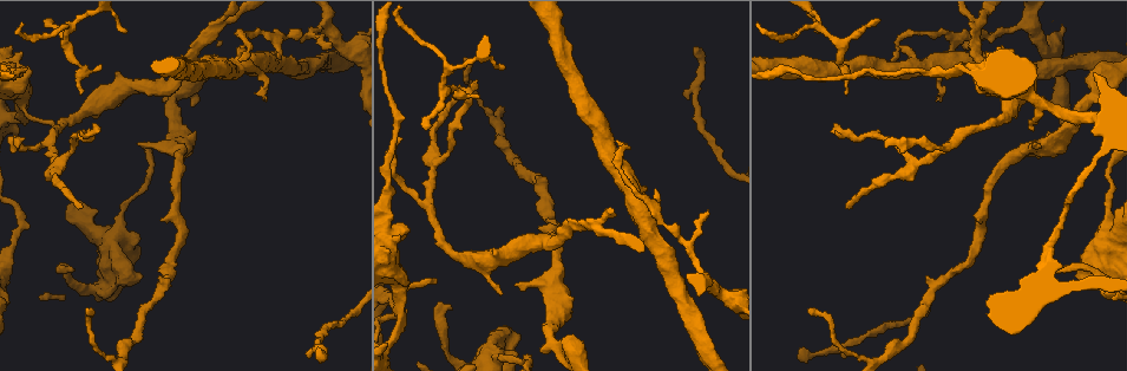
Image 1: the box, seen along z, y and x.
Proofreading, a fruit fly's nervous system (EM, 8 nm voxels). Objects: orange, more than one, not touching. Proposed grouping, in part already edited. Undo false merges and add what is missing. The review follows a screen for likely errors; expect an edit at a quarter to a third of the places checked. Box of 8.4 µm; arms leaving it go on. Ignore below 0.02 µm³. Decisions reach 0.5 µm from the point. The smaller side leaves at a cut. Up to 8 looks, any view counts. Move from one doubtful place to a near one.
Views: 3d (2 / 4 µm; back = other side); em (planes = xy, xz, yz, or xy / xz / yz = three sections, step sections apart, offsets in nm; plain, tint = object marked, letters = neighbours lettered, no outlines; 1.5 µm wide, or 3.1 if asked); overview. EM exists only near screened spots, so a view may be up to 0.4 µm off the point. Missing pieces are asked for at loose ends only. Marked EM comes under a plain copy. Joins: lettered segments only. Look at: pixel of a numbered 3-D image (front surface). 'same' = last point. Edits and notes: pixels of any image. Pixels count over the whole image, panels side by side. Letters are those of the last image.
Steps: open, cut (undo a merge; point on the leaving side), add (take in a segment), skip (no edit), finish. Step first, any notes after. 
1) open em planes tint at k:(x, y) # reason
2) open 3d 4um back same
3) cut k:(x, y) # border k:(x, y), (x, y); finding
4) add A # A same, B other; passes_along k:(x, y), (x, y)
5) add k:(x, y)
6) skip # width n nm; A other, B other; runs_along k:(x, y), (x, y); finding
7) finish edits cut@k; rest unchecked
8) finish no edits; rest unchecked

open 3d 2um at 1:(987, 54) # branch stops here

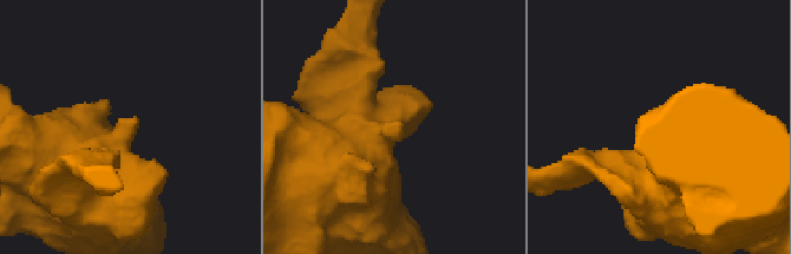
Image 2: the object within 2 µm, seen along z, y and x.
open em planes letters at 2:(138, 121) # shape alone is not enough

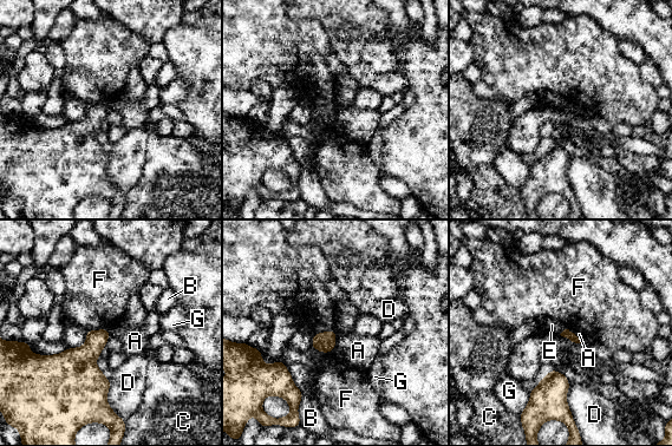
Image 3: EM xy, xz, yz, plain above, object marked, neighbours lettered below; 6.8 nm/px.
skip # A other, B other, C other, D other, E other, F other, G other; border 3:(565, 328), (560, 334); none of them fits

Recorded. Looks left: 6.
open 3d 2um at 1:(846, 95) # thin end

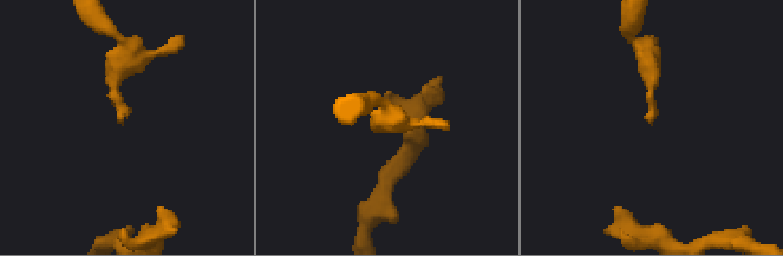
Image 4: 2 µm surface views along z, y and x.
open em planes letters at 4:(646, 119)

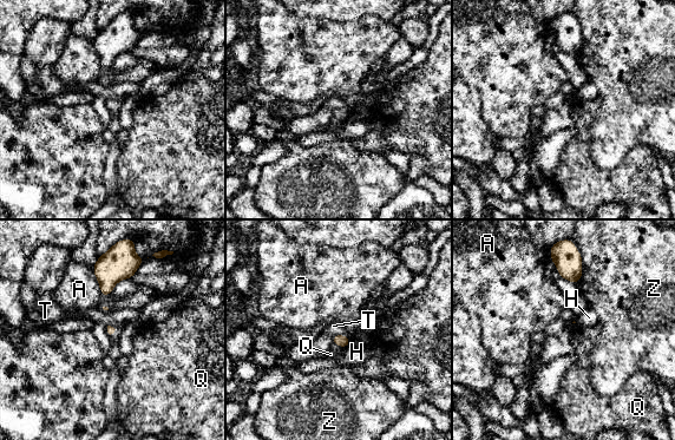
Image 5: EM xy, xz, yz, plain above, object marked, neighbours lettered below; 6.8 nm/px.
skip # longest_contact A 240 nm; A other, H other, Q other, T other, Z other; none of them fits

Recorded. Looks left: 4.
open em xz step 8 tint at 1:(1032, 144) # free end

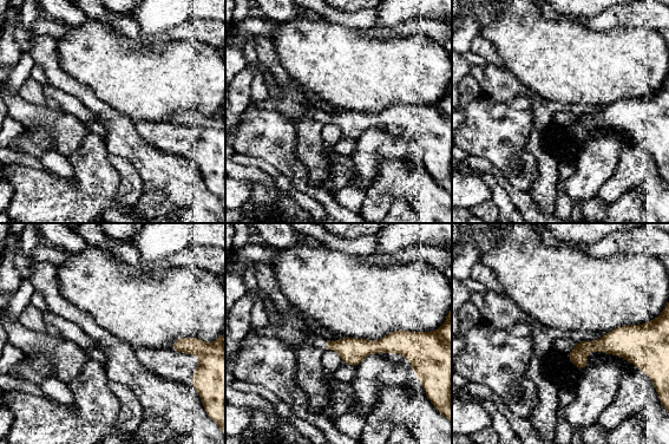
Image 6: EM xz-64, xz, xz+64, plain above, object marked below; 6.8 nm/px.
open em planes letters same # another direction

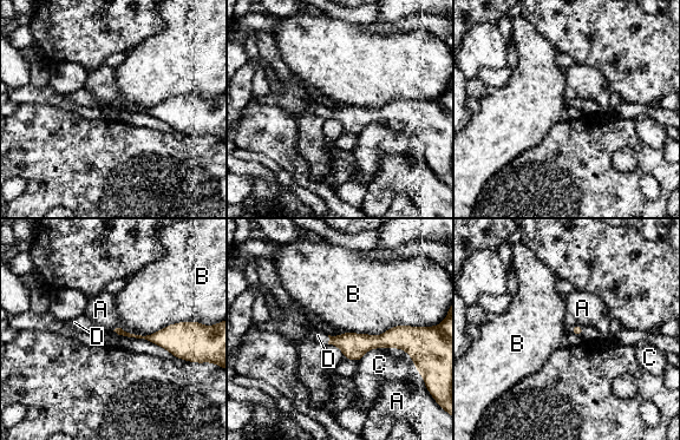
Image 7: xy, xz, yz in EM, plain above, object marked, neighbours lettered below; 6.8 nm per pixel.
add D # A other, B other, C other, D same; passes_along 7:(353, 346), (329, 339), (318, 335); it goes on there

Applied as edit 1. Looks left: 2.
finish edits add@7; rest unchecked

